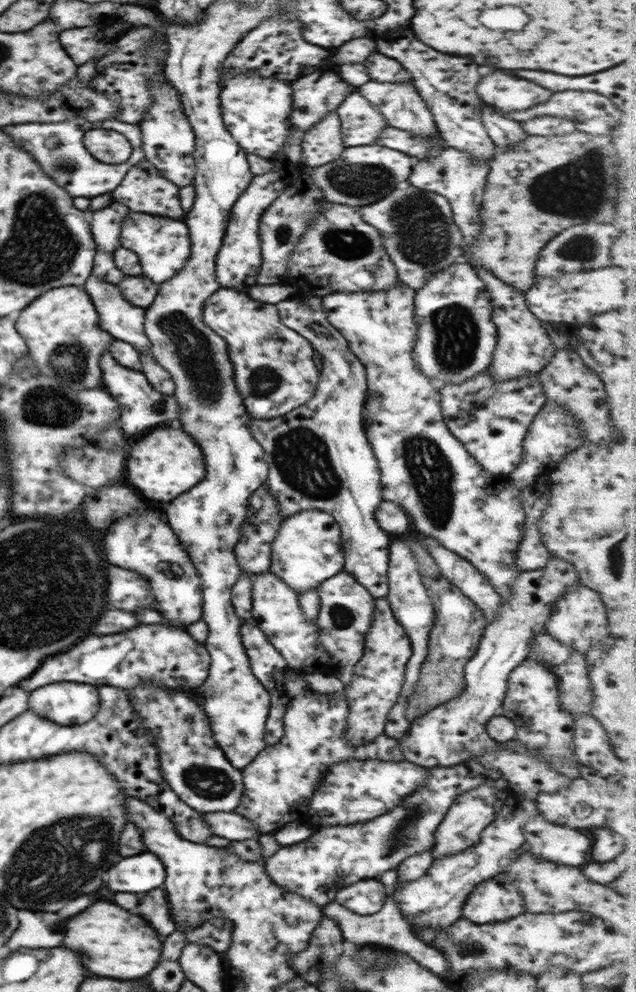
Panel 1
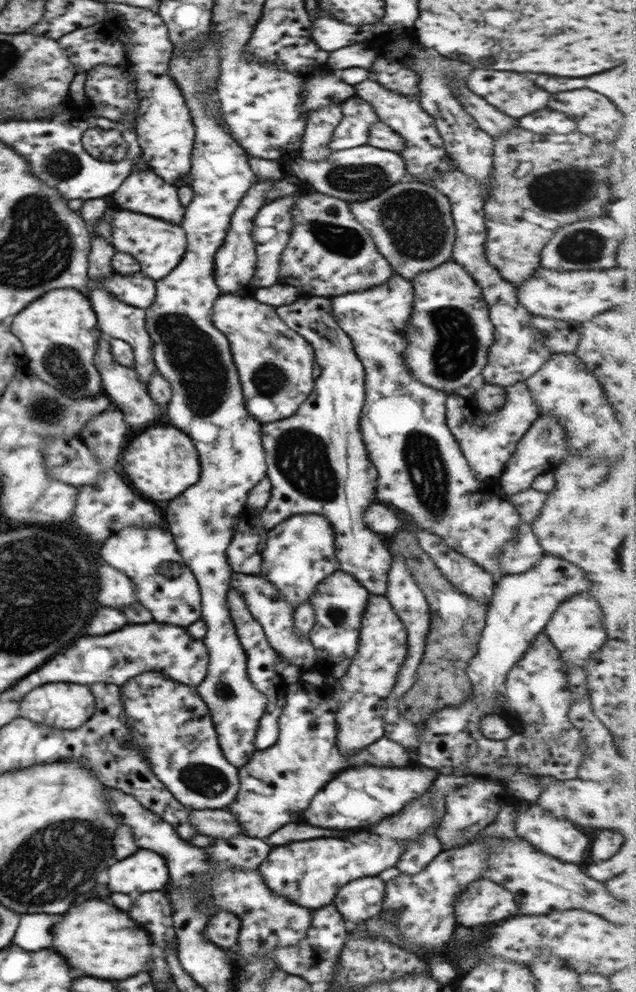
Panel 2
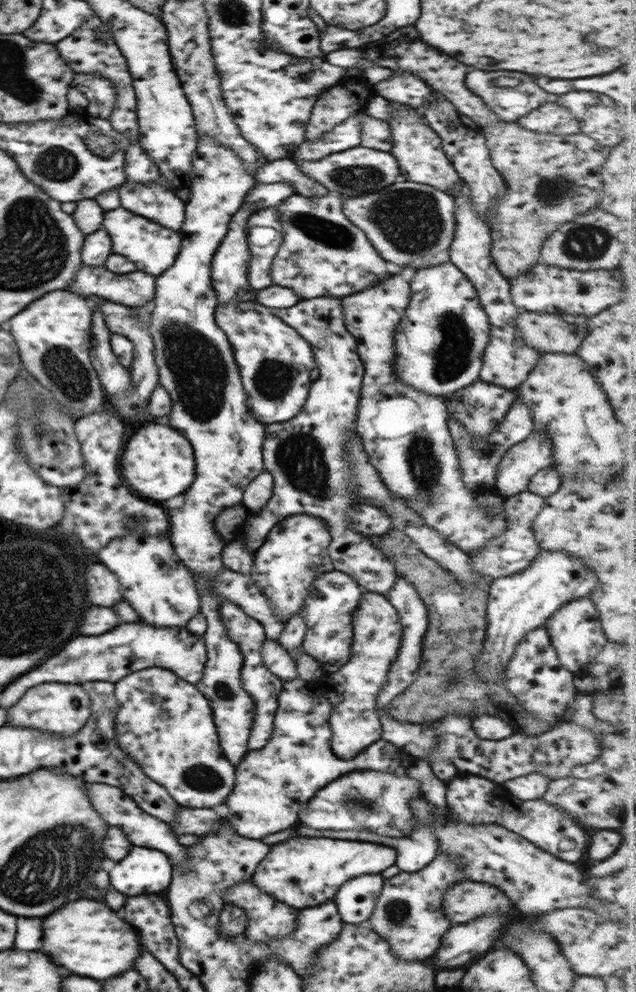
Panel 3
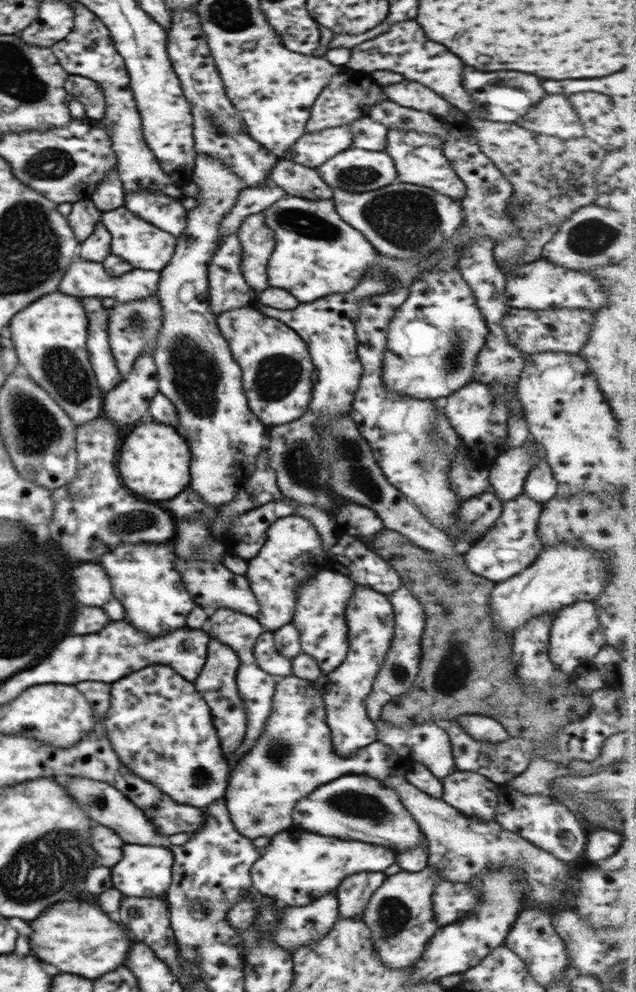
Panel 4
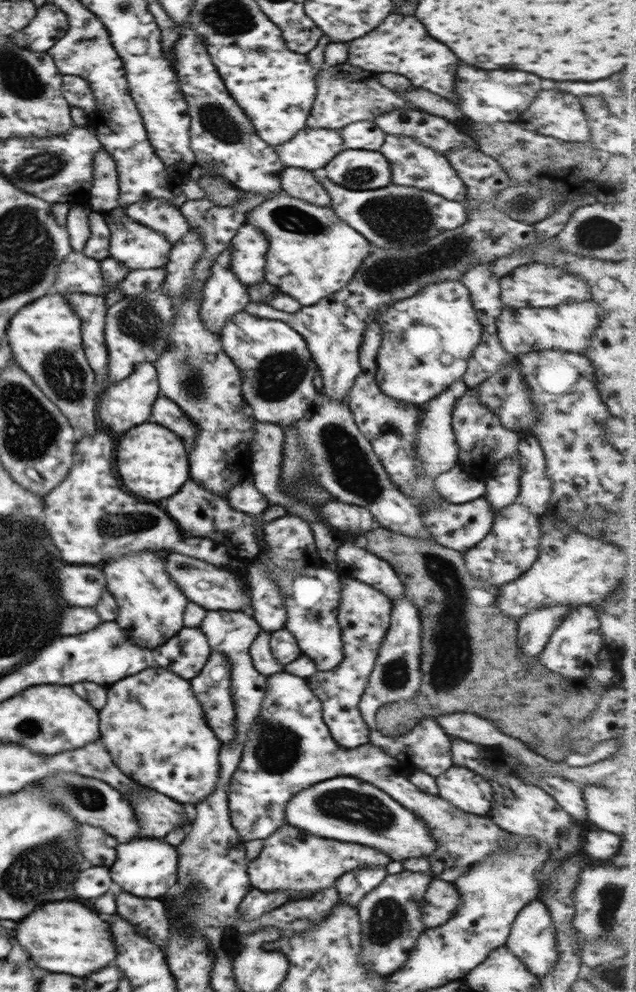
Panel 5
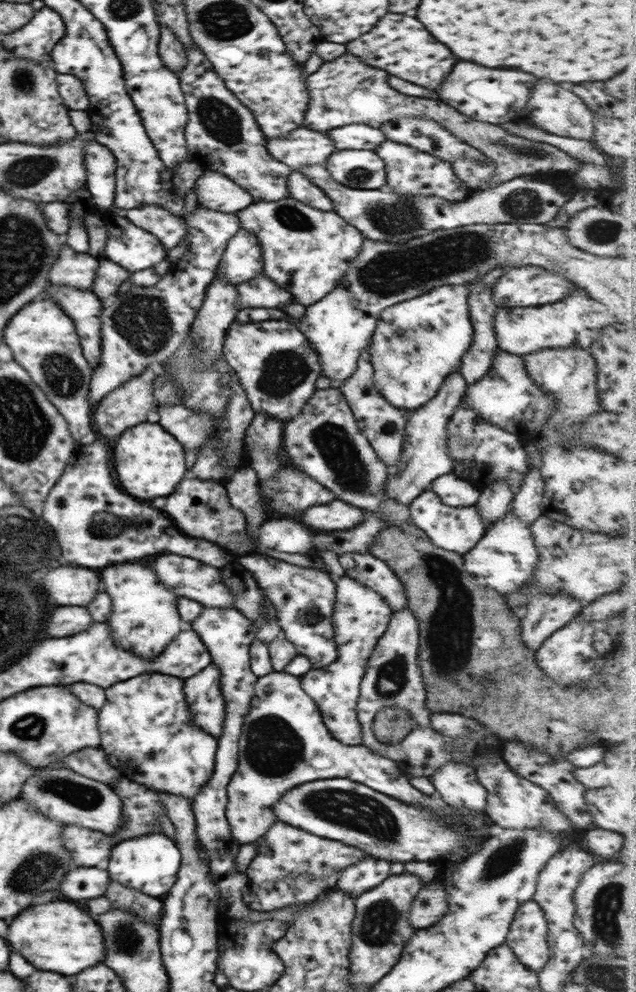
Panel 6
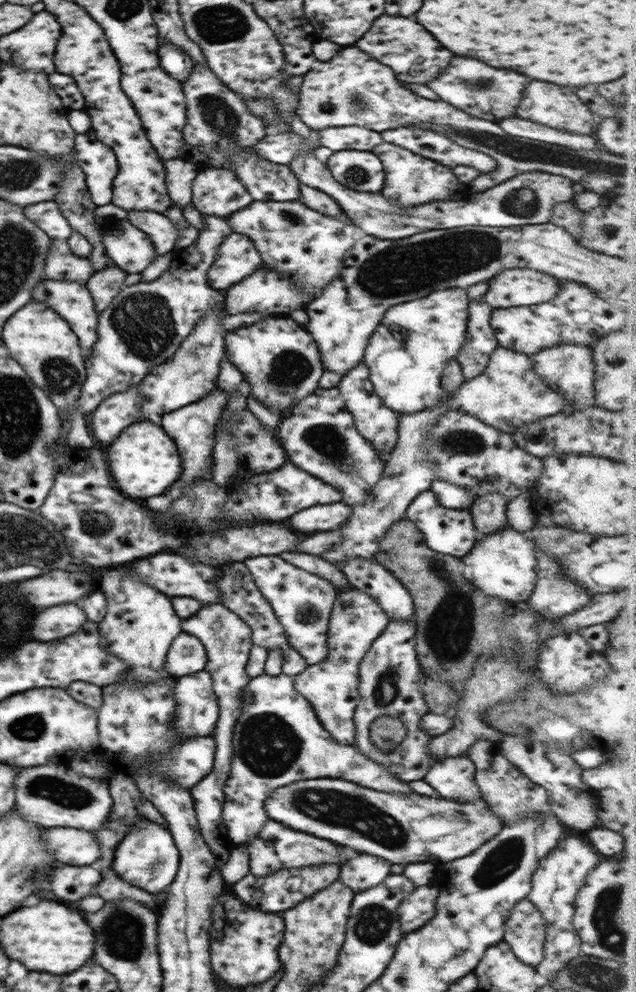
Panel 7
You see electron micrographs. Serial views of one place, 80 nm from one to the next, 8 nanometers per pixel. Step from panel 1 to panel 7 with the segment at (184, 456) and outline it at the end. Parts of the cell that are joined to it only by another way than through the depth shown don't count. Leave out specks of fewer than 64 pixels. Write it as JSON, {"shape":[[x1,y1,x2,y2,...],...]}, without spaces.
{"shape":[[146,420,136,422,122,431,122,434,112,442,112,446,105,447,107,453,108,470,114,474,114,482,118,482,120,491,126,496,142,496,148,498,164,495,162,492,178,480,182,472,182,462,176,452,174,442,170,440,160,425]]}

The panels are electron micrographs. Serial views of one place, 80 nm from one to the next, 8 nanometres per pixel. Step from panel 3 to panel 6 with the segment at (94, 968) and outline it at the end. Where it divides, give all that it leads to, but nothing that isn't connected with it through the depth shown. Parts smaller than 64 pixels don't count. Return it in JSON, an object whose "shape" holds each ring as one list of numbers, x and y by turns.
{"shape":[[50,902,26,908,10,924,6,940,12,952,20,952,34,968,58,972,58,974,78,974,104,958,104,936,100,926,78,906,68,902]]}

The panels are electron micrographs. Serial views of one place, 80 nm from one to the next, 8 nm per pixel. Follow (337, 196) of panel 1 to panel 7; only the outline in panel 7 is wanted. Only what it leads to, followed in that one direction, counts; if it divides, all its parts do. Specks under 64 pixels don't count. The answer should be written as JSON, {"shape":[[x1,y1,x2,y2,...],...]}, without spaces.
{"shape":[[373,151,333,152,326,162,334,180,358,192,379,192,385,183,382,161]]}

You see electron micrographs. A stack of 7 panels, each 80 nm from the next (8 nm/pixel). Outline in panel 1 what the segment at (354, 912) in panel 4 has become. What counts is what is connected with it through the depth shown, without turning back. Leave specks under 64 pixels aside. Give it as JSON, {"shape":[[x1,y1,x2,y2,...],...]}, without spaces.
{"shape":[[379,878,372,880,362,880,354,882,350,886,345,886,338,890,336,902,362,916,376,914,383,906,386,900,386,887]]}

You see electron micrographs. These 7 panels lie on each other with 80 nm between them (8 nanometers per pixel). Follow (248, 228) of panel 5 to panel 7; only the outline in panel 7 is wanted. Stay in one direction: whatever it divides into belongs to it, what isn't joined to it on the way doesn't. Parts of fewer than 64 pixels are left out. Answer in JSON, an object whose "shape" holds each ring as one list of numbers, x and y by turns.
{"shape":[[237,232,230,233,218,245,213,263,208,270,208,282,217,290,230,288,264,266,254,243]]}

